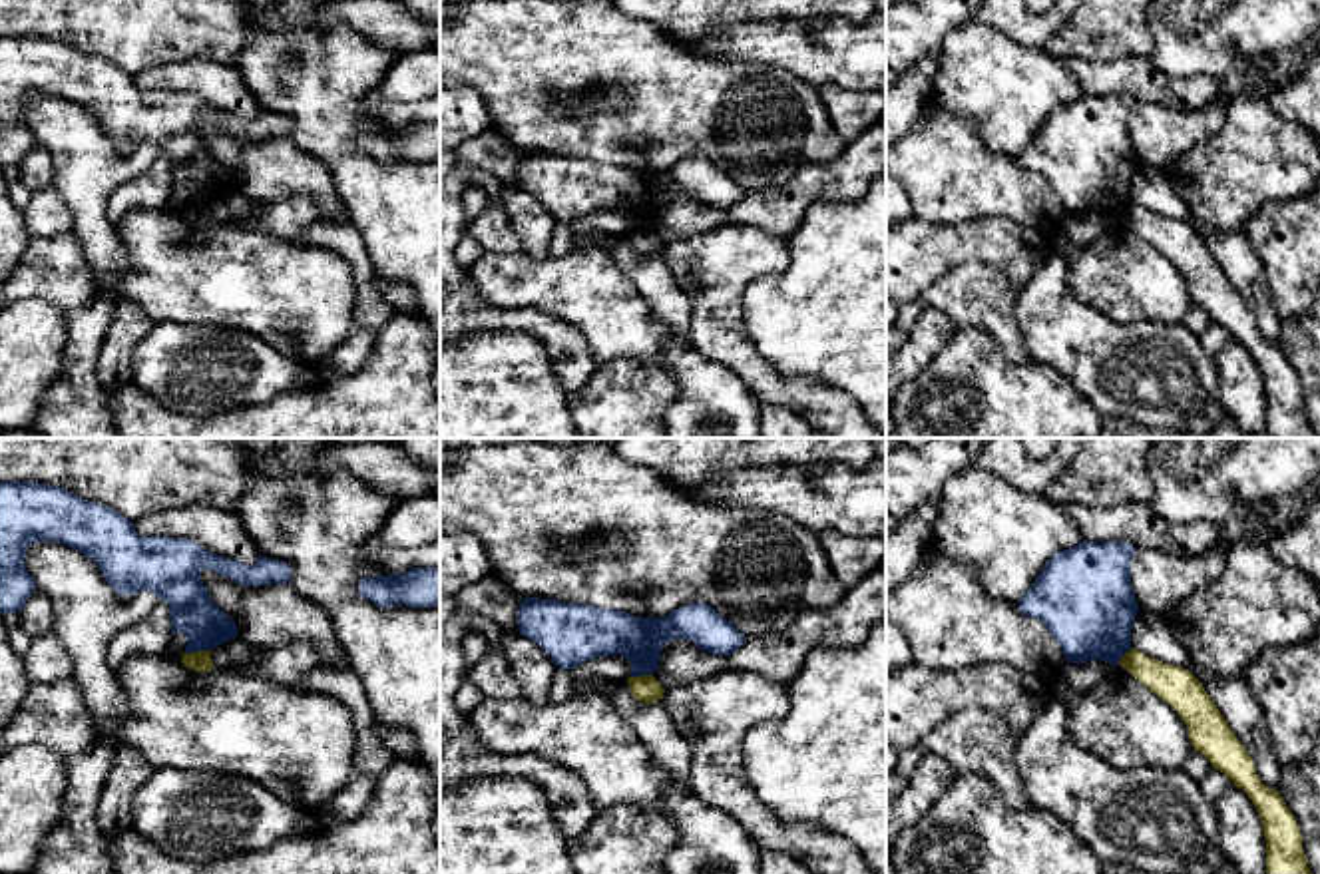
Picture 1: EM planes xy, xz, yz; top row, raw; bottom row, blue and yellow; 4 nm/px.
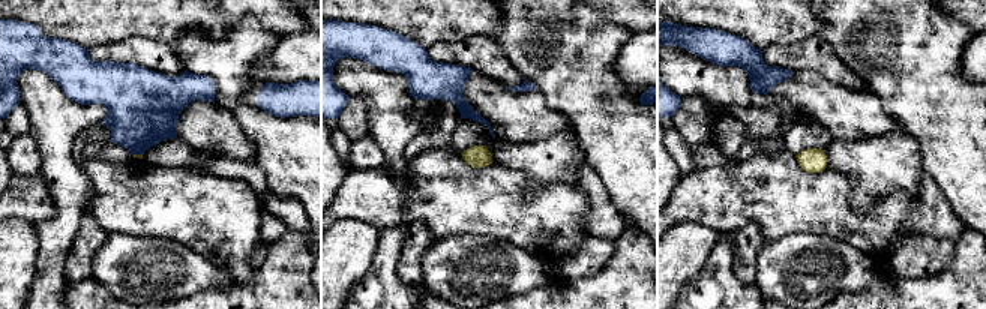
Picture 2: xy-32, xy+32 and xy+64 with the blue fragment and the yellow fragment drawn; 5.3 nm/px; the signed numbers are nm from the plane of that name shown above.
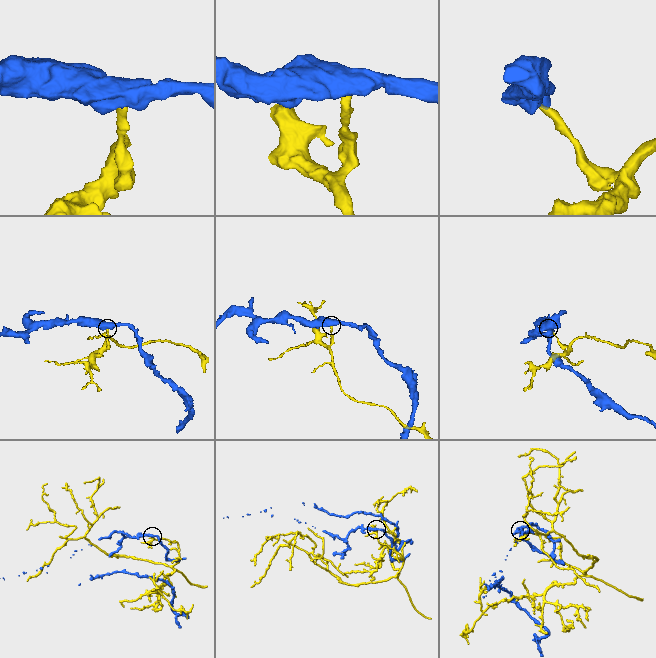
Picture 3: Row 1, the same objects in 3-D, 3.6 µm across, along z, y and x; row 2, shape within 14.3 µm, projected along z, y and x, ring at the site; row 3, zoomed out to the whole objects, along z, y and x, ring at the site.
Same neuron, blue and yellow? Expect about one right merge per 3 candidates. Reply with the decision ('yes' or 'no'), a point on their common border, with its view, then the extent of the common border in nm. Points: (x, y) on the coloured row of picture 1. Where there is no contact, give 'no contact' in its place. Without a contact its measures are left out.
no | xy (198, 650) | 110 nm

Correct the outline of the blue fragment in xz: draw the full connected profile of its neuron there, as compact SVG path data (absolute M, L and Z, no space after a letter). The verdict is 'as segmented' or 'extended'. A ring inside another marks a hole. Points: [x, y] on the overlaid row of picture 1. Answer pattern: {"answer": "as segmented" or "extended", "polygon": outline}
{"answer": "as segmented", "polygon": "M524 597L518 625L520 635L536 641L559 669L623 655L631 677L653 675L671 639L689 639L705 653L727 657L747 641L731 621L699 601L665 617L635 617L617 609Z"}

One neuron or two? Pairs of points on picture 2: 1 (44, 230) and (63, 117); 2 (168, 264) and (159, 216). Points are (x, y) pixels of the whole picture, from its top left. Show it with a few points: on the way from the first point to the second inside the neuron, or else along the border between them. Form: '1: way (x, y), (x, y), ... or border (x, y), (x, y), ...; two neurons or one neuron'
1: way (63, 206), (62, 146); one neuron
2: border (129, 234), (171, 239), (195, 252); two neurons

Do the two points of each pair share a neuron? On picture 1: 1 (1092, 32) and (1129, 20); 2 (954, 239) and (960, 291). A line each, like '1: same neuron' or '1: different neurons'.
1: same neuron
2: different neurons

